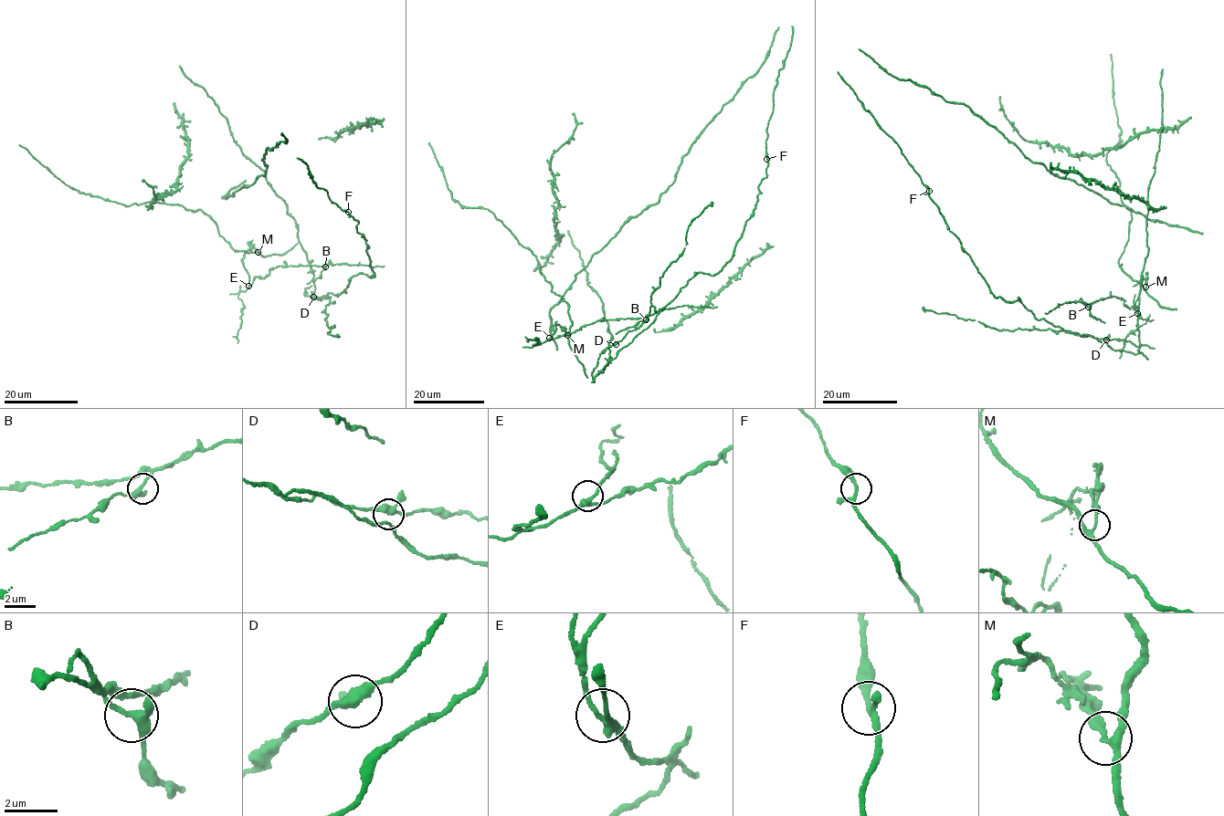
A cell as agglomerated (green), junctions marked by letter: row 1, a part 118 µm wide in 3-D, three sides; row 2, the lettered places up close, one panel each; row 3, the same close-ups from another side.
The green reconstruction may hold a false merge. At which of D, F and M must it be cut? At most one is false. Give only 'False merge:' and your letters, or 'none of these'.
False merge: M

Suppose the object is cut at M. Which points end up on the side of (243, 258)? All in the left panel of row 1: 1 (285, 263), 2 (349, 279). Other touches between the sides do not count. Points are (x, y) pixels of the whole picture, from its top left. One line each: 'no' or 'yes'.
1: yes
2: no

